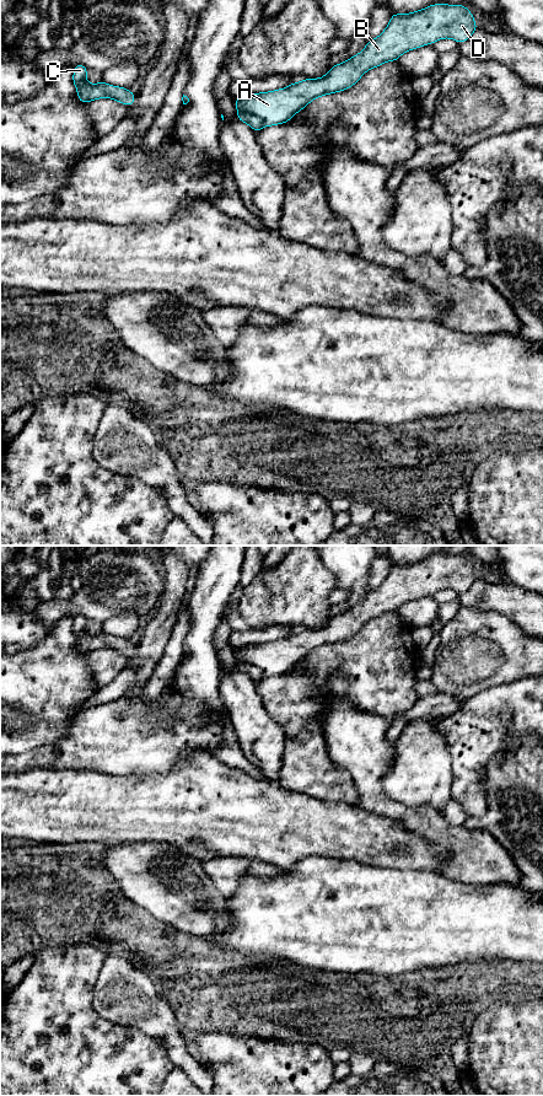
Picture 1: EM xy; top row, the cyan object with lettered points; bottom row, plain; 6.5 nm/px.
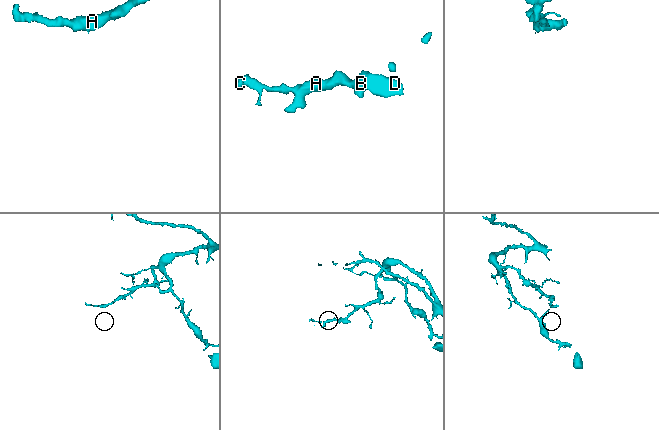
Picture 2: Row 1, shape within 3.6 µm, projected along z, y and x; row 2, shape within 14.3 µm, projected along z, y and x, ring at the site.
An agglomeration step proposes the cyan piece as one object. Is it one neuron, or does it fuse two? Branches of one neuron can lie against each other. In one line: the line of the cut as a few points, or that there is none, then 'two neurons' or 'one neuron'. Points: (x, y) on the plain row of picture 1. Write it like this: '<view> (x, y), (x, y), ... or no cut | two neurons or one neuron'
xy (238, 662), (253, 664), (263, 676) | two neurons

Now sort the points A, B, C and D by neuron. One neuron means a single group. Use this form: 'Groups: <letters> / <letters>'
Groups: A B D / C

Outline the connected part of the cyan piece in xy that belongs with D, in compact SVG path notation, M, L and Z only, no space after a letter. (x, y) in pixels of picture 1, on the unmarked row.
M432 554L410 564L393 564L389 574L377 589L369 590L366 597L359 605L344 613L333 616L327 625L319 629L305 629L299 633L292 633L287 638L274 641L237 648L235 649L235 656L238 663L251 663L258 667L263 677L284 675L313 650L321 646L342 643L354 636L366 622L383 613L397 612L402 605L423 596L432 595L443 589L451 589L457 593L466 592L477 580L474 565L464 554Z

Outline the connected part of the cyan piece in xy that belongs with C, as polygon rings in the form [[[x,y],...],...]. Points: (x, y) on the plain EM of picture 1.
[[[82,614],[74,616],[72,633],[81,654],[87,655],[90,651],[98,649],[113,649],[125,656],[133,656],[135,654],[135,643],[130,643],[125,638],[108,635],[104,632],[88,634],[86,632],[87,622],[88,619]]]

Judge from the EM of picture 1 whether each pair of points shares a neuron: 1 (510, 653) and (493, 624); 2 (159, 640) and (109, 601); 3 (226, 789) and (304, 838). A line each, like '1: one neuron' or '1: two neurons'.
1: one neuron
2: two neurons
3: one neuron

